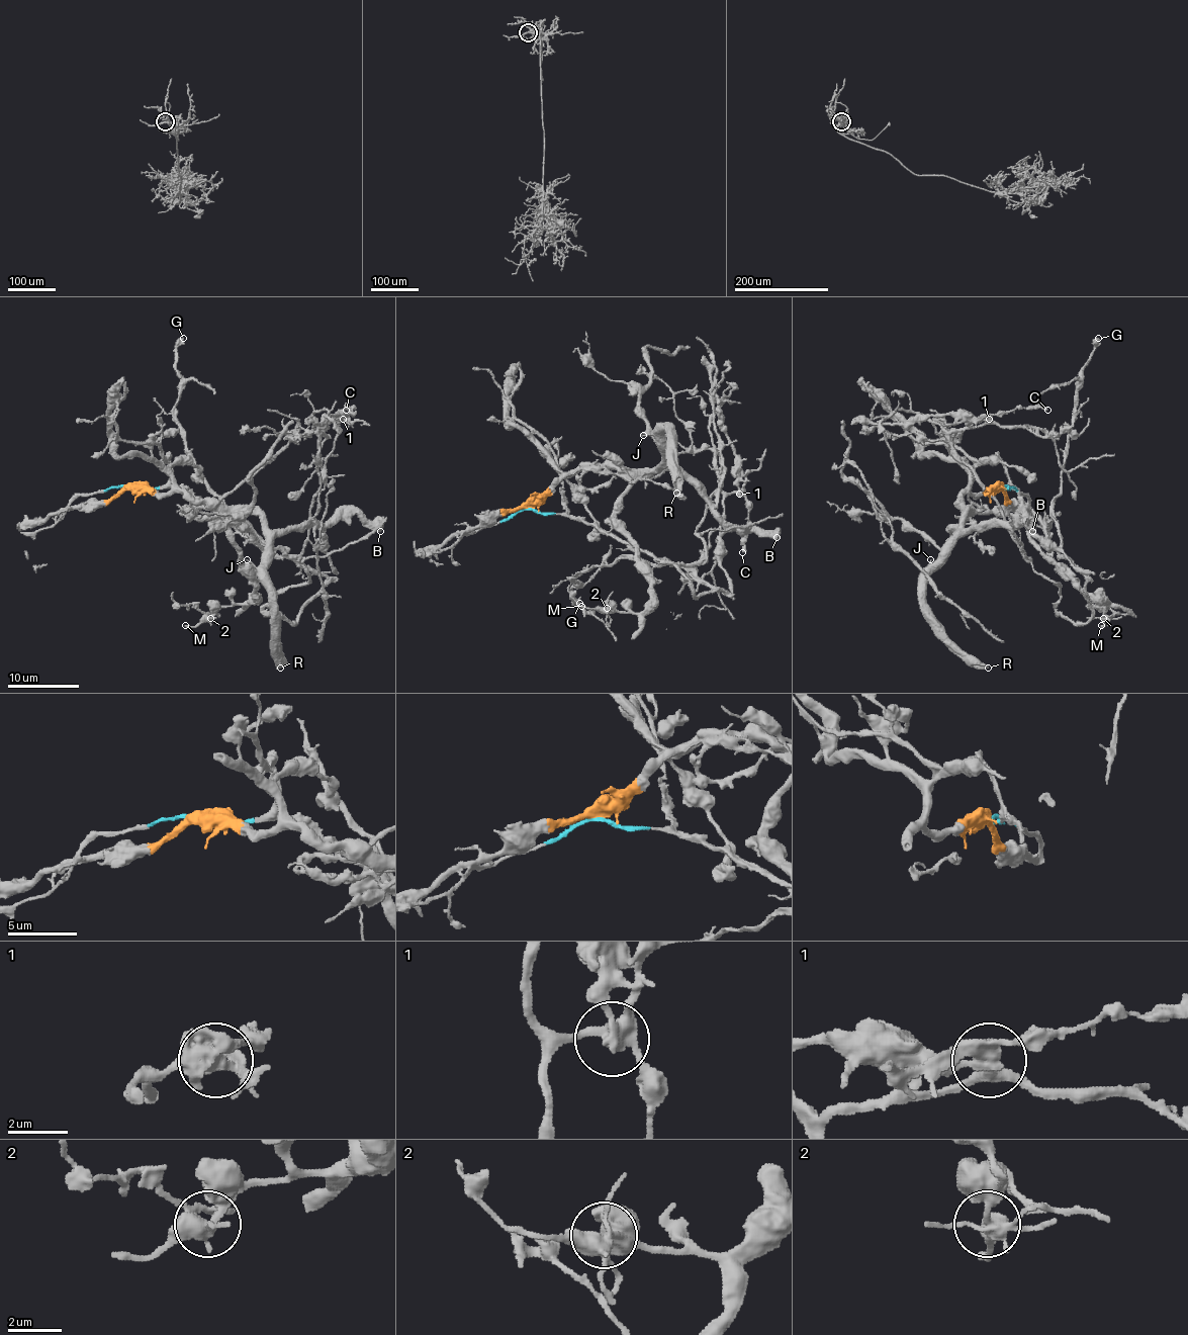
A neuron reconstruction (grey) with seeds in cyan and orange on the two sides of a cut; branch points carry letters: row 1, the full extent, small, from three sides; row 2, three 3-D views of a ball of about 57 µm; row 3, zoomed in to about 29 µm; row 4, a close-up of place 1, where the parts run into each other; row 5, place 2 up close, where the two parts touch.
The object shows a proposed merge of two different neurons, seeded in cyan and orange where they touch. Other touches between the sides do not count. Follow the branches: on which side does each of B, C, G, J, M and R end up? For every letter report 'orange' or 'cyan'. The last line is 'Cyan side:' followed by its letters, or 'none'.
B: orange
C: cyan
G: cyan
J: orange
M: orange
R: orange
Cyan side: C, G

